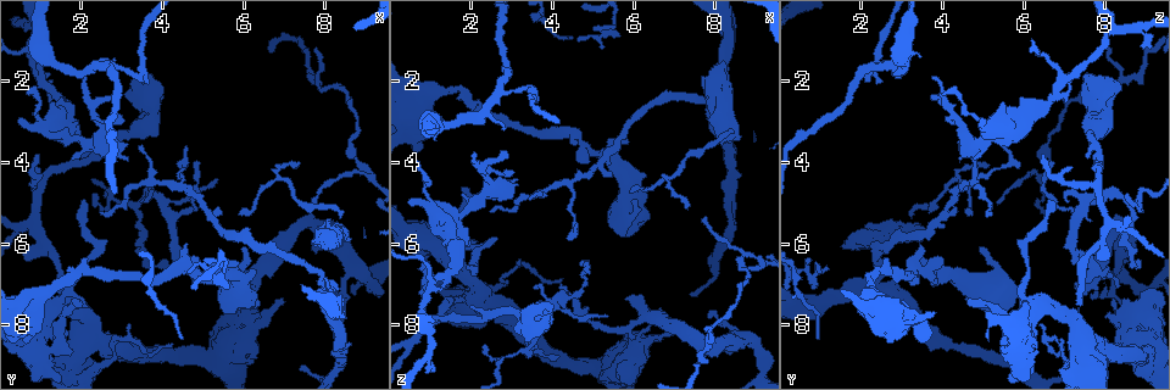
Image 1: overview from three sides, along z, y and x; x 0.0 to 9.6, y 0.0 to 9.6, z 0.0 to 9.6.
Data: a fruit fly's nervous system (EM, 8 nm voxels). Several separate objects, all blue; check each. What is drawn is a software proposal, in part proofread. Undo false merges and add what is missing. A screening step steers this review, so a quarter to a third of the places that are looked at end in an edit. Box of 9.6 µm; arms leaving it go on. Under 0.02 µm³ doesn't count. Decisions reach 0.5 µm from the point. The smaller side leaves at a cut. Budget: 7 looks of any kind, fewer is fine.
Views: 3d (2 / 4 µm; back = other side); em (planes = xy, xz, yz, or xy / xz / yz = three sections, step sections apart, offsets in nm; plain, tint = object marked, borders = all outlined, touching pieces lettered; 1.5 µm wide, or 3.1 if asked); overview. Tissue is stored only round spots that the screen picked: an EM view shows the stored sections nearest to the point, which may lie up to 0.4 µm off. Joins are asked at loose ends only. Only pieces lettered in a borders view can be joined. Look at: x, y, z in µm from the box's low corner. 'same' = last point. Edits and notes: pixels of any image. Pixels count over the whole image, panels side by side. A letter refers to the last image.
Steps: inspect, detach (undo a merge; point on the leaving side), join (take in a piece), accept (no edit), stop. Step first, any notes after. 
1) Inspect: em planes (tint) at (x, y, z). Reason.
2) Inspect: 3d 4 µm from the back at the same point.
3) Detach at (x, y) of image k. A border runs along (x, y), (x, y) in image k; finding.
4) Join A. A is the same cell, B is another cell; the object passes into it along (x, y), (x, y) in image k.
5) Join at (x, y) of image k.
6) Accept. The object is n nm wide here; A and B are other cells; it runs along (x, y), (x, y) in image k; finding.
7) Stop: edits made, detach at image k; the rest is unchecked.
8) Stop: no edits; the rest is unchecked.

Inspect: 3d 4 µm at (3.50, 1.85, 2.20). Sharp bend.

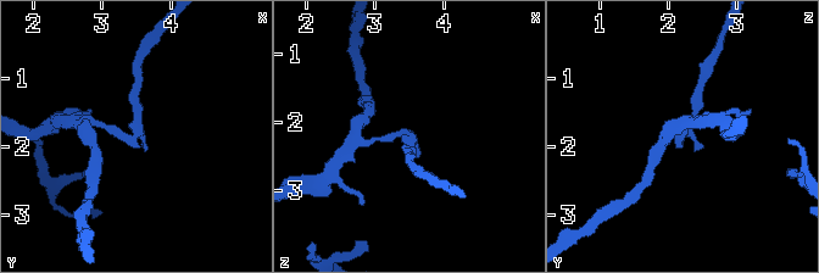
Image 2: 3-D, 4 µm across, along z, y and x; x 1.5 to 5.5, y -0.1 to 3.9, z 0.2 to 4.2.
Inspect: em planes (tint) at (3.50, 1.80, 2.25). Now the EM.

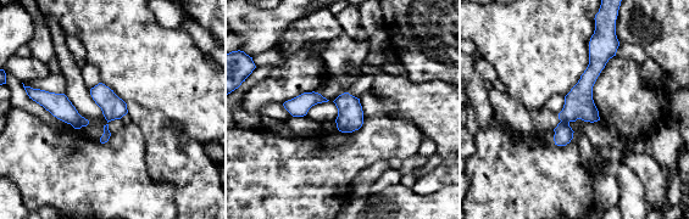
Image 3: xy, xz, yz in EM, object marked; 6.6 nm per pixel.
Inspect: em planes (borders) at the same point.

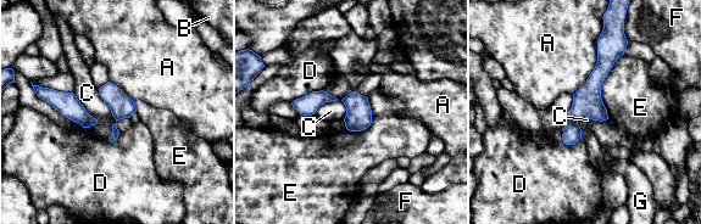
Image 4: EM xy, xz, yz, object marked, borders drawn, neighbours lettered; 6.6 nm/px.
Detach at (572, 133) of image 4. A, B, C, D, E, F and G are other cells; a border runs along (569, 119), (577, 122) in image 4; two neurons meet here.

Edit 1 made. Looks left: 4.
Inspect: 3d 2 µm at (0.85, 1.25, 6.40). Abrupt turn.

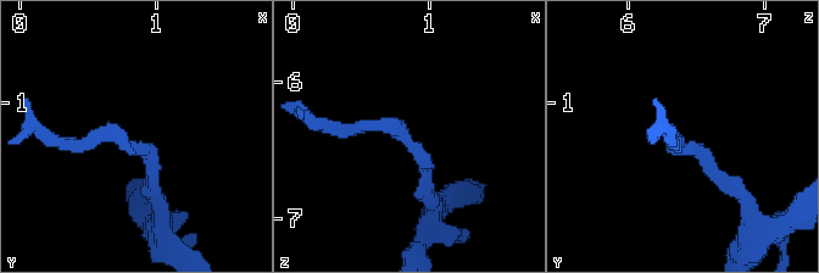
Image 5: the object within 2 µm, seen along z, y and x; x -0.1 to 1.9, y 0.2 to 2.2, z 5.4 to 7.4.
Inspect: em xz step 8 (tint) at (0.80, 1.32, 6.42).

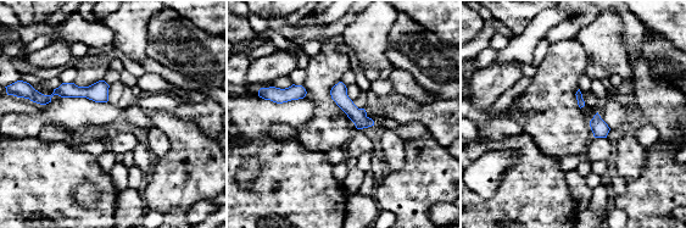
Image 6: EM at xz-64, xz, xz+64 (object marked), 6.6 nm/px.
Inspect: em planes (borders) at the same point. Another direction.

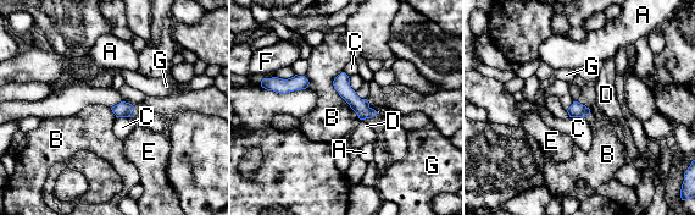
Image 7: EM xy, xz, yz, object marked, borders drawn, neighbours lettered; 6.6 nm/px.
Accept. A, B, C, D, E, F and G are other cells; it runs along (340, 77), (344, 89), (372, 112) in image 7; all the same neuron.

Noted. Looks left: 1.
Inspect: em planes (borders) at (4.60, 6.00, 3.50). Branch stops here.

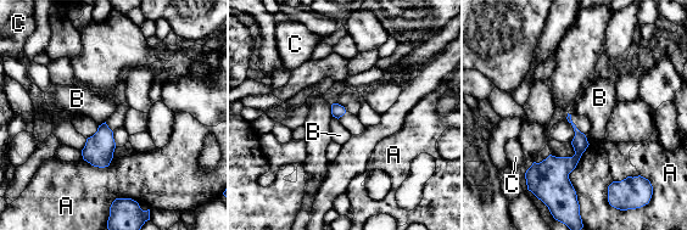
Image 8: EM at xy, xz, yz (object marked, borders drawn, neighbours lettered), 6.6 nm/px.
Accept. A, B and C are other cells; a border runs along (105, 121), (99, 125) in image 8; no lettered piece goes on from it.

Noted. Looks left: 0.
Stop: edits made, detach at image 4; the rest is unchecked.

